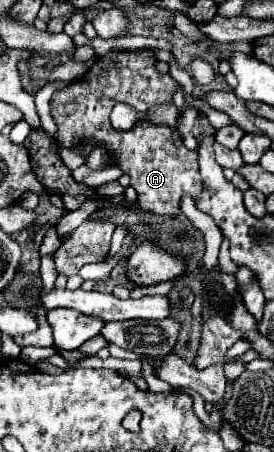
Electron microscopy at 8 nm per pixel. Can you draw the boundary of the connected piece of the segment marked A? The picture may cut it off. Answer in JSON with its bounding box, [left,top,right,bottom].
[51,51,203,215]

